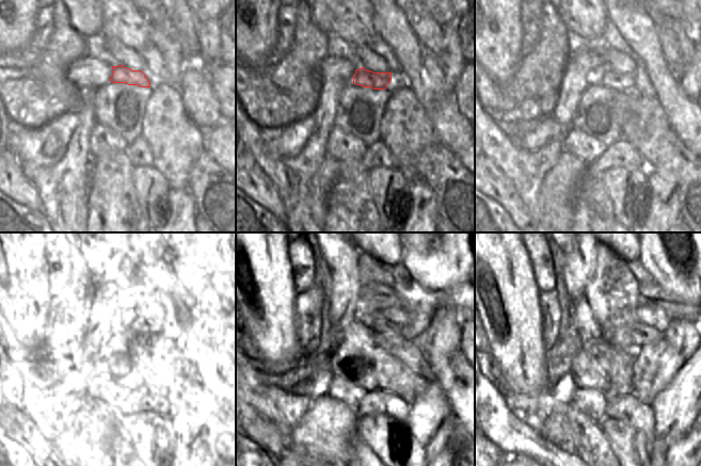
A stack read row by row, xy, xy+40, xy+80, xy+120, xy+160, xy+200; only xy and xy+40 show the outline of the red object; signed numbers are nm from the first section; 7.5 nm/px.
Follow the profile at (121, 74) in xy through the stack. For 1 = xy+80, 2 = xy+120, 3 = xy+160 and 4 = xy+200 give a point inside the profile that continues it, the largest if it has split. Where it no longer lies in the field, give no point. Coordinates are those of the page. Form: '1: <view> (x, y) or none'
1: xy+80 (611, 80)
2: xy+120 (146, 324)
3: xy+160 (381, 323)
4: xy+200 (642, 334)

